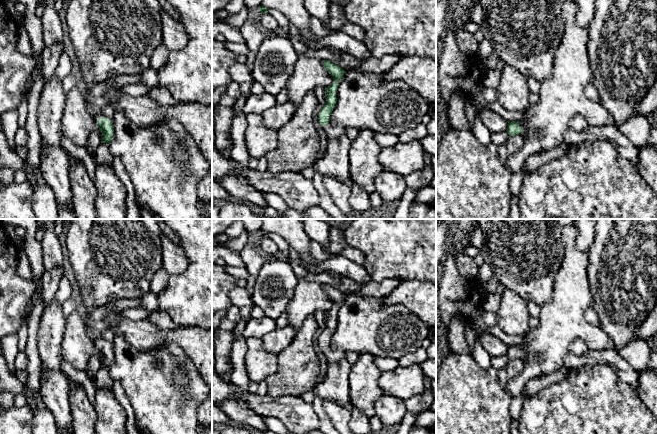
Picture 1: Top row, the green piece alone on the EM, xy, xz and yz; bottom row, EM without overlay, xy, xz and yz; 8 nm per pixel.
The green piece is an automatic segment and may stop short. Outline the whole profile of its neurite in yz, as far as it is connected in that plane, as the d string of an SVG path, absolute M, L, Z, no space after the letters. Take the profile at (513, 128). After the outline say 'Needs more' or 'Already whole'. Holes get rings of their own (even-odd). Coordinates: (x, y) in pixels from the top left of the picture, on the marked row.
M511 121L508 122L507 132L510 136L520 134L522 136L525 135L526 131L524 129L524 124L522 121Z. Needs more

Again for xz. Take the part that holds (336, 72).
M323 60L323 65L333 77L333 83L325 88L326 103L318 114L319 125L328 136L328 146L325 154L311 167L315 173L331 177L347 186L351 186L352 182L349 178L349 149L351 147L351 140L347 137L343 126L330 123L331 112L337 103L337 89L345 71L327 60Z. Needs more

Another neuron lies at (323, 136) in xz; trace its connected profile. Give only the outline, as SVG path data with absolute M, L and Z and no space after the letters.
M318 104L317 108L315 109L314 115L313 115L313 123L314 123L315 127L317 128L317 131L320 136L321 152L325 154L327 146L328 146L328 136L327 136L325 130L320 127L319 121L318 121L318 114L319 114L320 110L322 109L322 106L323 105Z

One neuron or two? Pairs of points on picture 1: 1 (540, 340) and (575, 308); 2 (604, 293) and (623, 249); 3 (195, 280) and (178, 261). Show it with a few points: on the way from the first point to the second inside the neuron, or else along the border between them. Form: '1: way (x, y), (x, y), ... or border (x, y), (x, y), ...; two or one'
1: way (549, 334), (566, 317); one
2: way (615, 282), (621, 276), (623, 260); one
3: border (179, 246), (187, 258), (187, 267), (170, 276); two

